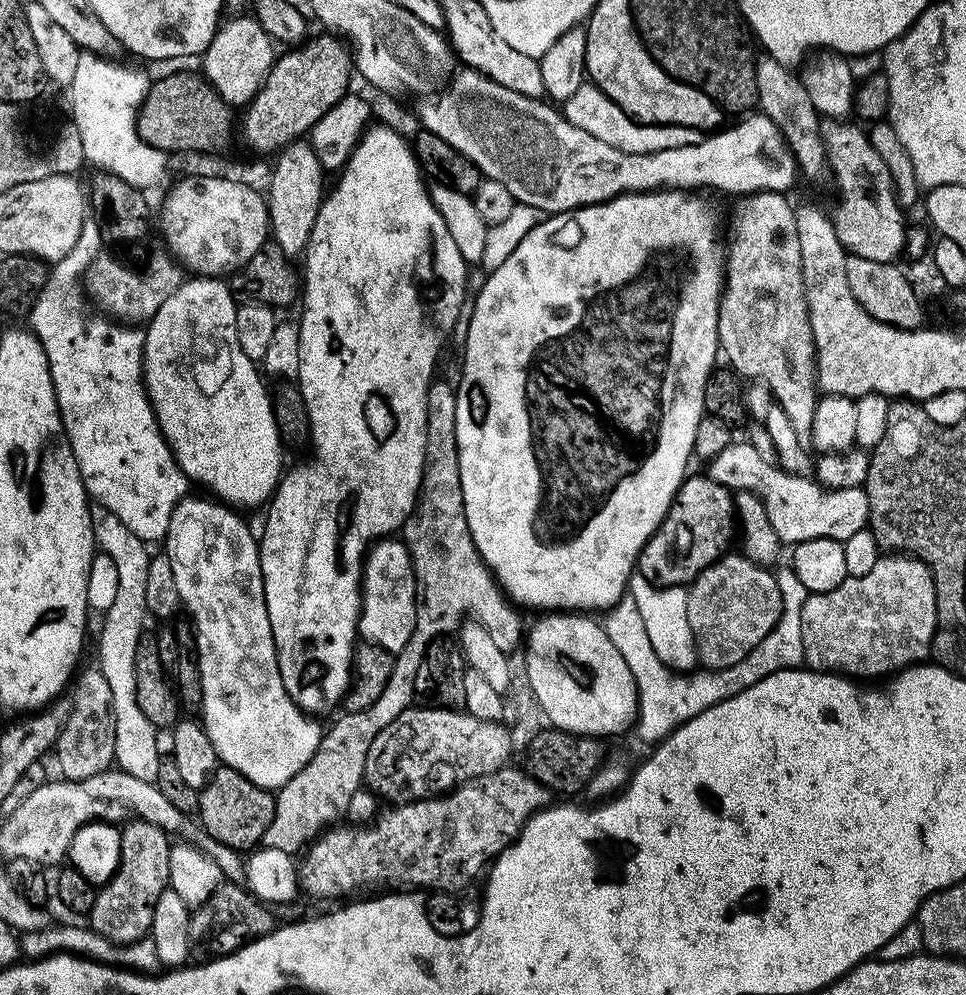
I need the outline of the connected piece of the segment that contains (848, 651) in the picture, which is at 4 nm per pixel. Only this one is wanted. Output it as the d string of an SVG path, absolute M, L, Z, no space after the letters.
M888 554L870 574L848 575L834 590L809 594L802 606L802 642L798 648L804 654L804 664L813 672L830 672L849 678L888 678L931 657L935 629L936 591L930 570L914 556Z

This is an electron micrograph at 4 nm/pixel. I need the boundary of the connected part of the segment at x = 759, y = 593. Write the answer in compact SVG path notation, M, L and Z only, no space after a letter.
M725 554L702 570L687 589L686 618L696 643L696 658L708 670L742 662L774 630L782 614L782 594L775 575L743 554L732 555Z

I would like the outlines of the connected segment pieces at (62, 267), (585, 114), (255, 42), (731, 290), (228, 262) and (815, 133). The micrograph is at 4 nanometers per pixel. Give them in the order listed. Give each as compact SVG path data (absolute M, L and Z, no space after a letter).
M85 219L74 250L51 265L46 286L32 311L27 313L26 324L42 342L42 350L46 350L64 432L68 435L89 497L110 510L110 514L116 515L126 525L126 530L133 532L140 540L160 542L168 534L174 510L189 495L190 481L165 442L152 403L147 400L148 390L144 387L144 332L139 327L125 326L99 315L88 317L84 309L86 289L82 277L101 252L100 226L95 219Z
M590 82L580 84L570 99L563 101L562 111L575 128L593 134L594 138L598 138L599 141L605 142L608 146L614 146L624 153L653 153L654 150L696 145L702 138L701 131L697 128L678 126L677 124L637 123L603 91Z
M240 14L230 19L232 20L226 20L217 27L216 36L202 54L202 75L225 103L231 106L246 106L252 101L272 68L274 41L251 15Z
M753 192L745 195L732 212L732 240L726 244L726 279L718 310L719 351L729 360L731 371L741 377L761 380L772 391L771 399L790 418L794 434L804 442L812 435L818 399L816 347L810 330L808 303L804 297L802 246L798 246L796 208L782 192Z
M185 175L183 179L169 190L160 208L160 232L168 251L197 277L220 278L223 272L243 269L270 236L265 197L250 186L223 178Z
M764 54L756 62L756 81L758 82L758 108L763 115L778 126L784 135L784 141L796 159L798 172L808 180L820 180L829 175L828 155L824 145L822 117L817 112L814 102L810 102L810 94L806 94L806 86L799 75L796 76L787 64L780 64L770 55Z

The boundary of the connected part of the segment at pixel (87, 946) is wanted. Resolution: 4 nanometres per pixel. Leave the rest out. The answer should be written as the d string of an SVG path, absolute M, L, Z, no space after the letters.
M54 924L41 928L39 932L23 933L19 937L20 956L33 961L53 954L73 954L95 960L97 963L113 964L116 967L145 974L157 973L161 967L157 954L157 944L150 936L136 941L135 944L119 944L118 942L110 942L110 938L96 933L90 926L79 928L76 924Z

